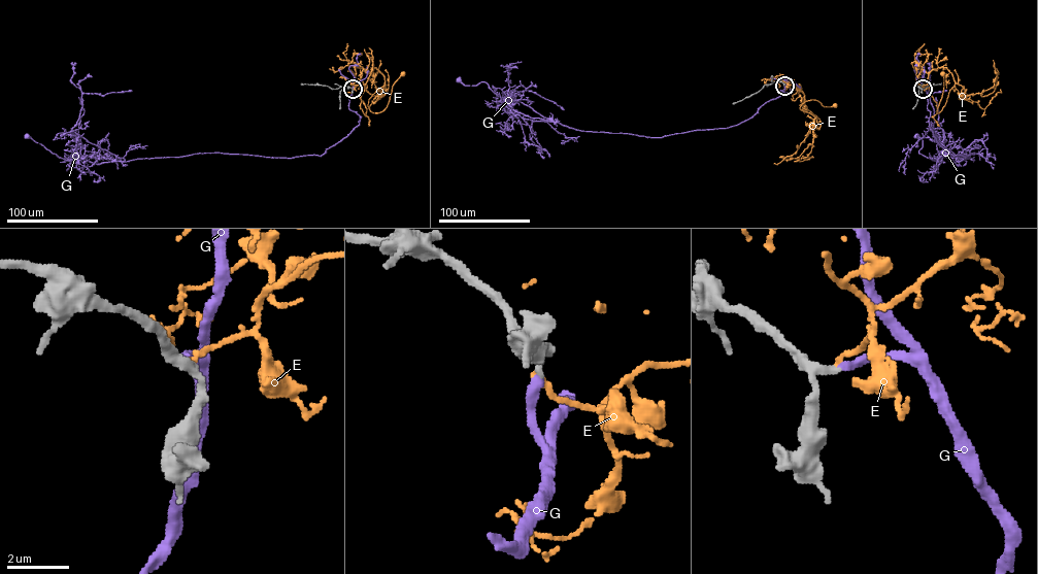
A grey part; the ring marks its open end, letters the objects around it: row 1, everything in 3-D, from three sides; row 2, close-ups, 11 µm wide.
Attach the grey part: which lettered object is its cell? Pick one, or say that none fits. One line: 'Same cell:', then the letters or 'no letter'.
Same cell: G

